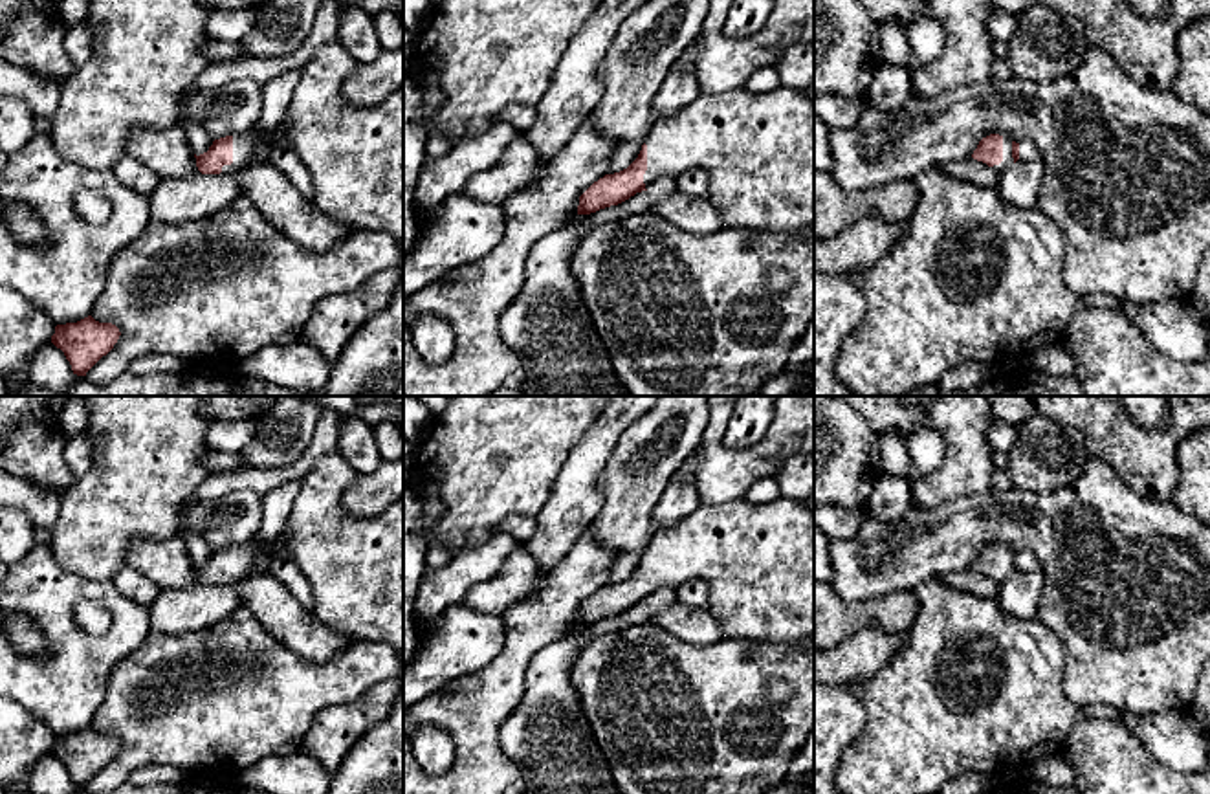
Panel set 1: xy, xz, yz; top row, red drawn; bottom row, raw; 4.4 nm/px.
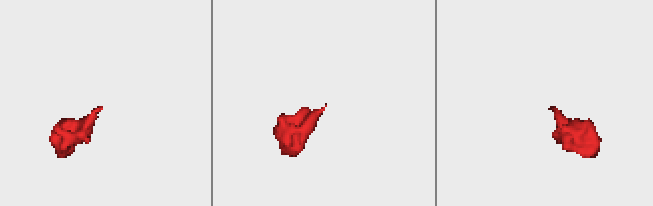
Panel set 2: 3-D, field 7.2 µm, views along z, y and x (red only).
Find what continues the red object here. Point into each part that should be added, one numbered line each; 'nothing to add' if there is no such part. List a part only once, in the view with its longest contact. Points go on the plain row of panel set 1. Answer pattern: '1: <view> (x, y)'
1: xz (758, 560)

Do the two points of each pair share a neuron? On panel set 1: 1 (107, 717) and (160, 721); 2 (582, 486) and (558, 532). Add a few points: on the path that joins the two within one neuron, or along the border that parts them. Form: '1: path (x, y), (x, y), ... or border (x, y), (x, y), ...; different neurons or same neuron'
1: path (120, 717), (147, 721); same neuron
2: path (576, 497), (561, 521); same neuron

